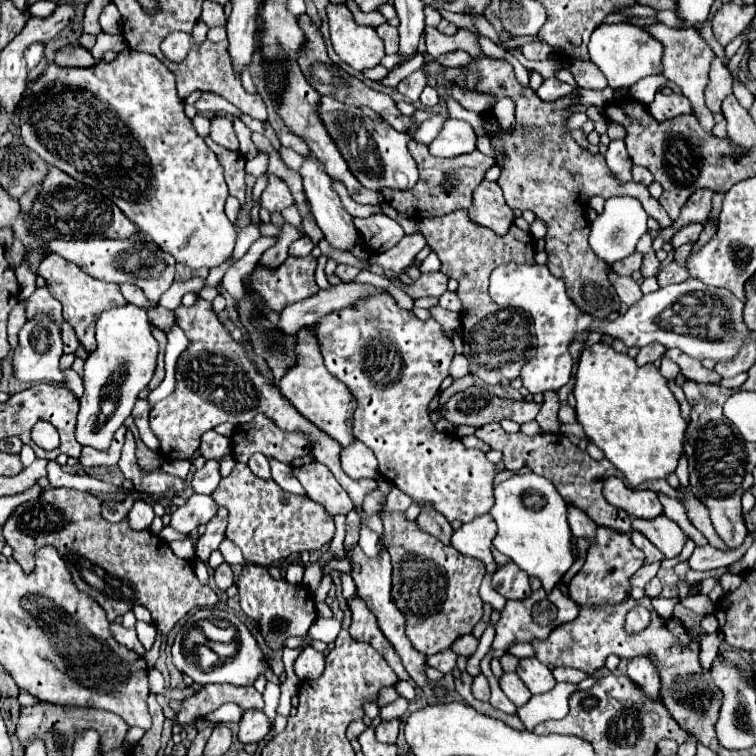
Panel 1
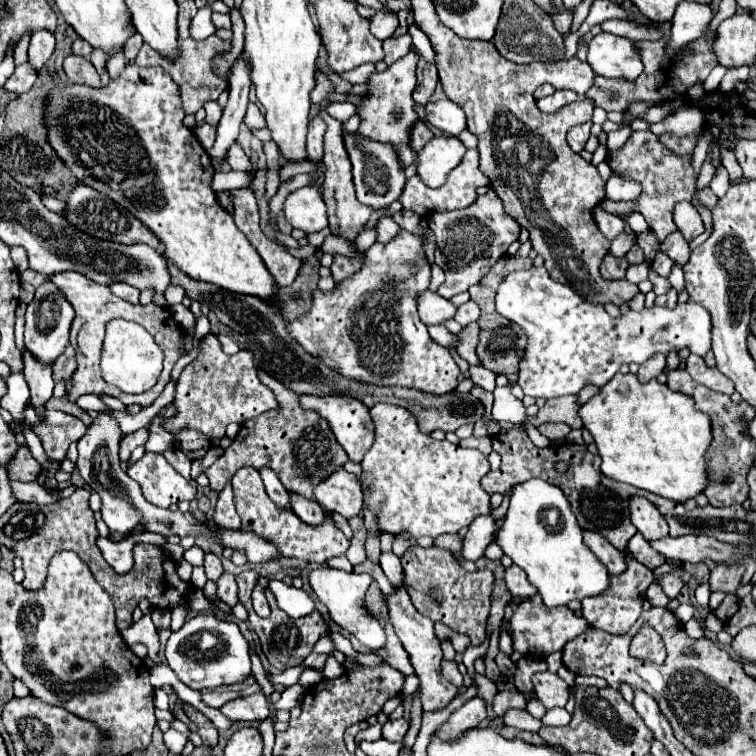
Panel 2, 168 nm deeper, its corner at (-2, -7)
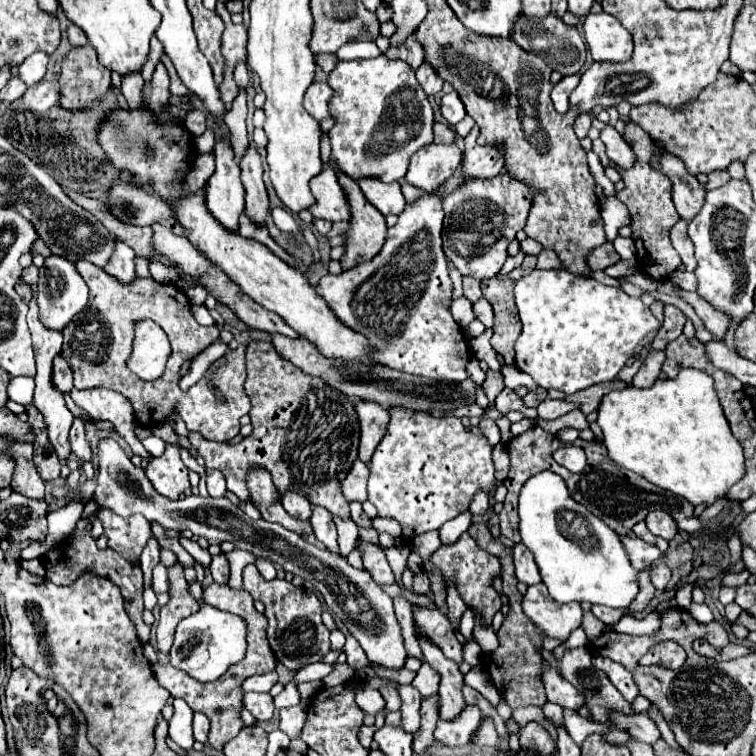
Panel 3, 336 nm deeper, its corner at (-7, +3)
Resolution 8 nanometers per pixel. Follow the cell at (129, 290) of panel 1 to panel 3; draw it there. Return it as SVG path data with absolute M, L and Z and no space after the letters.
M116 240L116 248L114 248L114 256L110 256L108 264L104 266L104 270L112 276L116 276L122 282L132 282L136 278L136 270L134 270L134 250L130 246L126 246L124 242Z

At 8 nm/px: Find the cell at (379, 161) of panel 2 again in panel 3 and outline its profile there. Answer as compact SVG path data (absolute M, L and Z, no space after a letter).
M366 178L366 180L360 180L358 182L366 200L370 204L374 204L384 216L388 214L400 214L404 210L404 196L400 192L400 184L398 182L392 182L392 184L384 184L380 180L374 180L374 178Z

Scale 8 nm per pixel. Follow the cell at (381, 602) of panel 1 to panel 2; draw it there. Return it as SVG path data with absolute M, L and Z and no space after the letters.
M403 584L393 588L393 594L385 596L385 602L389 602L389 622L395 628L395 634L399 636L403 648L409 654L409 660L415 668L415 674L421 682L421 704L423 710L437 710L443 708L451 702L451 698L457 694L457 688L451 682L445 682L445 678L441 676L441 642L435 636L433 630L433 622L429 618L423 618L417 610L413 610L413 604L409 600L407 590L403 588Z

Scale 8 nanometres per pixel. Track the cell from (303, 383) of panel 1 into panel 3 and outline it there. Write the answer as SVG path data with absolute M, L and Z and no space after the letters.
M362 400L356 402L356 412L360 416L360 430L362 430L358 458L368 464L370 456L374 454L374 448L378 446L378 440L386 432L390 412L376 402L362 402Z

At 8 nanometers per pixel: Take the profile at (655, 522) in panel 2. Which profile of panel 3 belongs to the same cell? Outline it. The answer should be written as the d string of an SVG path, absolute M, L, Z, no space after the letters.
M664 510L650 512L646 516L646 524L648 524L652 534L656 534L660 538L666 538L666 540L672 540L678 534L678 526L674 524L674 518Z

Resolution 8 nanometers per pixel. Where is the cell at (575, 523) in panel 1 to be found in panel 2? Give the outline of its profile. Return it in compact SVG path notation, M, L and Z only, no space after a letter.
M585 530L583 542L585 542L585 546L589 546L589 550L593 550L593 554L597 554L597 560L609 570L609 574L621 574L625 570L623 552L619 552L615 546L611 546L601 534Z

